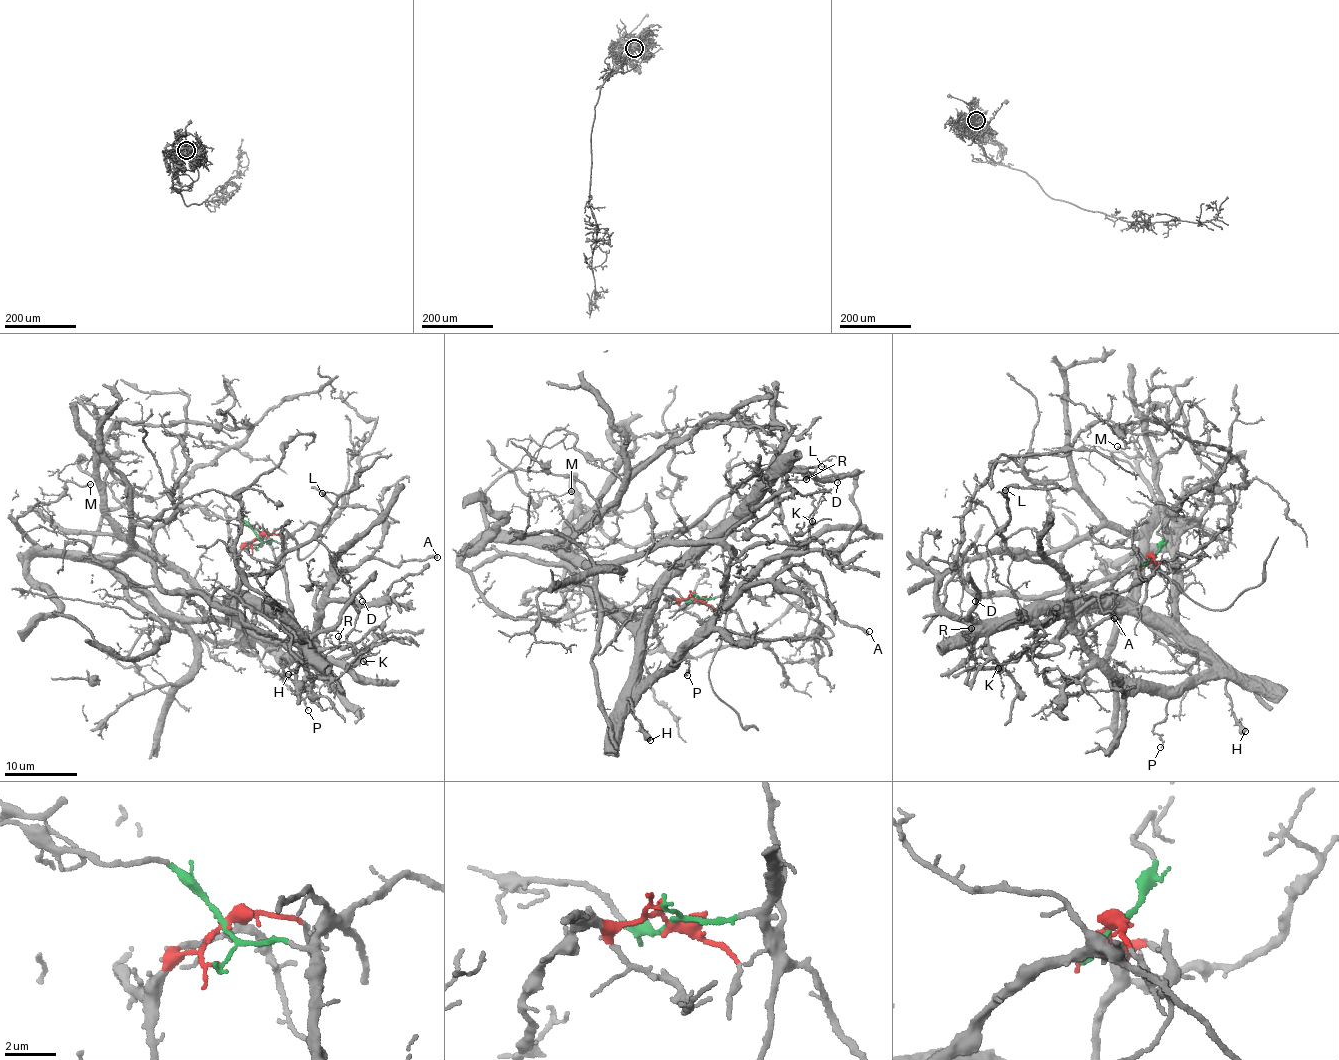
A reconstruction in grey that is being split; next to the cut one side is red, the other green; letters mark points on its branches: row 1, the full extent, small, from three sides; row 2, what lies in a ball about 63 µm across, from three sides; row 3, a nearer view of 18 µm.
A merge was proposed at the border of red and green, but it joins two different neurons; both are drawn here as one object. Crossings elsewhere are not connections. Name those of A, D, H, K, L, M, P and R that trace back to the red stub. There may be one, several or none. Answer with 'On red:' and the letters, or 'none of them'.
On red: A, D, H, K, P

